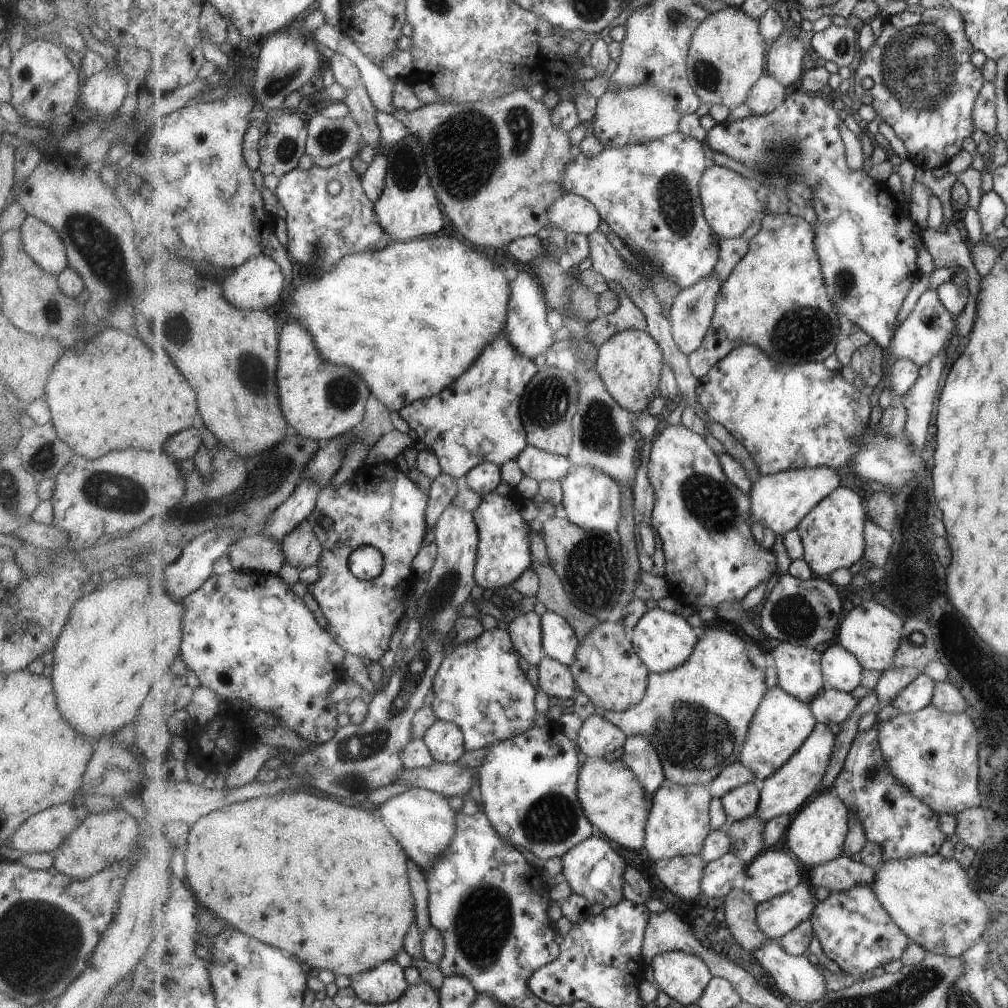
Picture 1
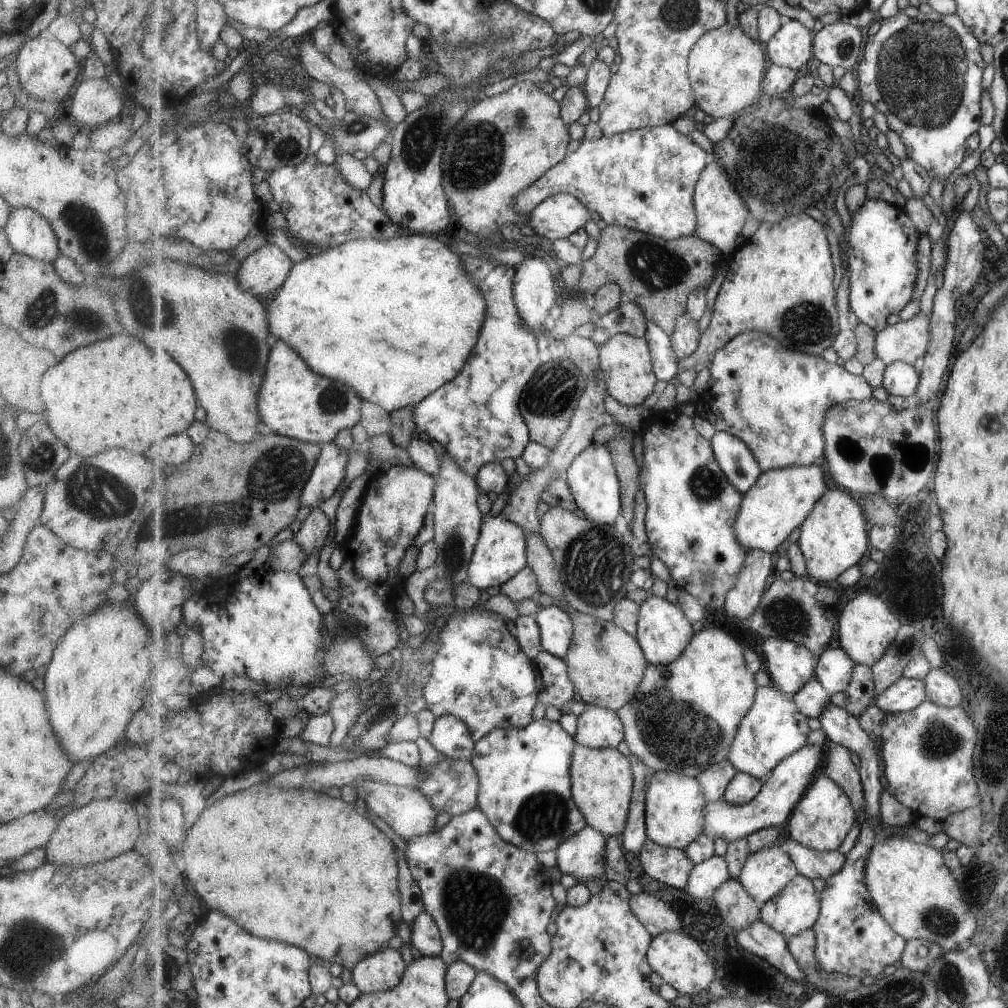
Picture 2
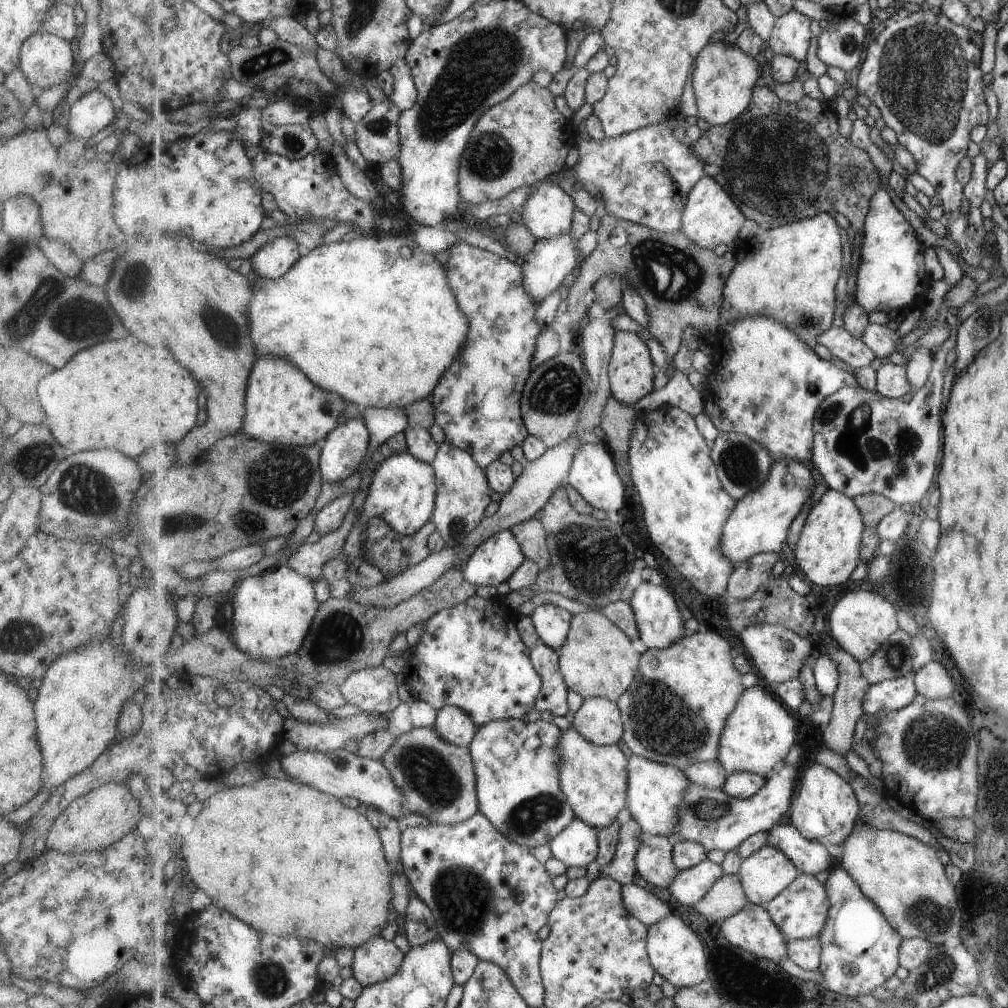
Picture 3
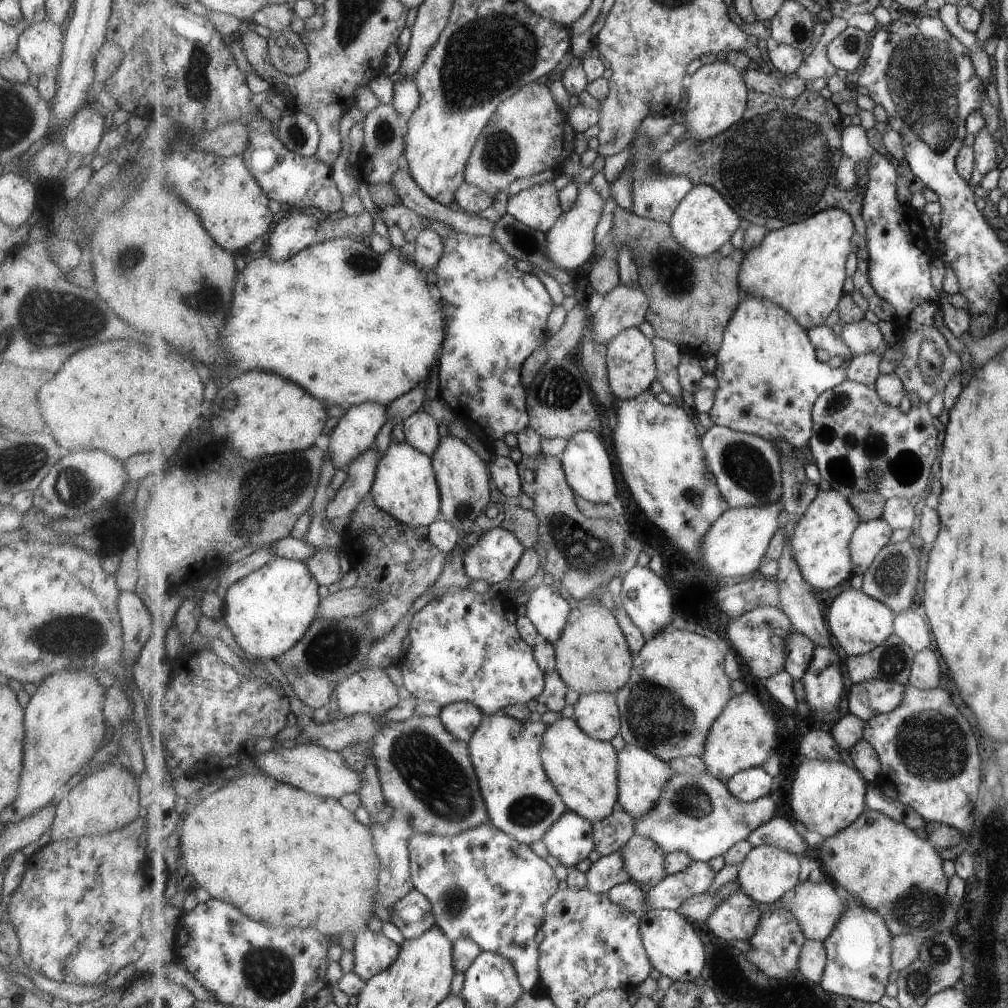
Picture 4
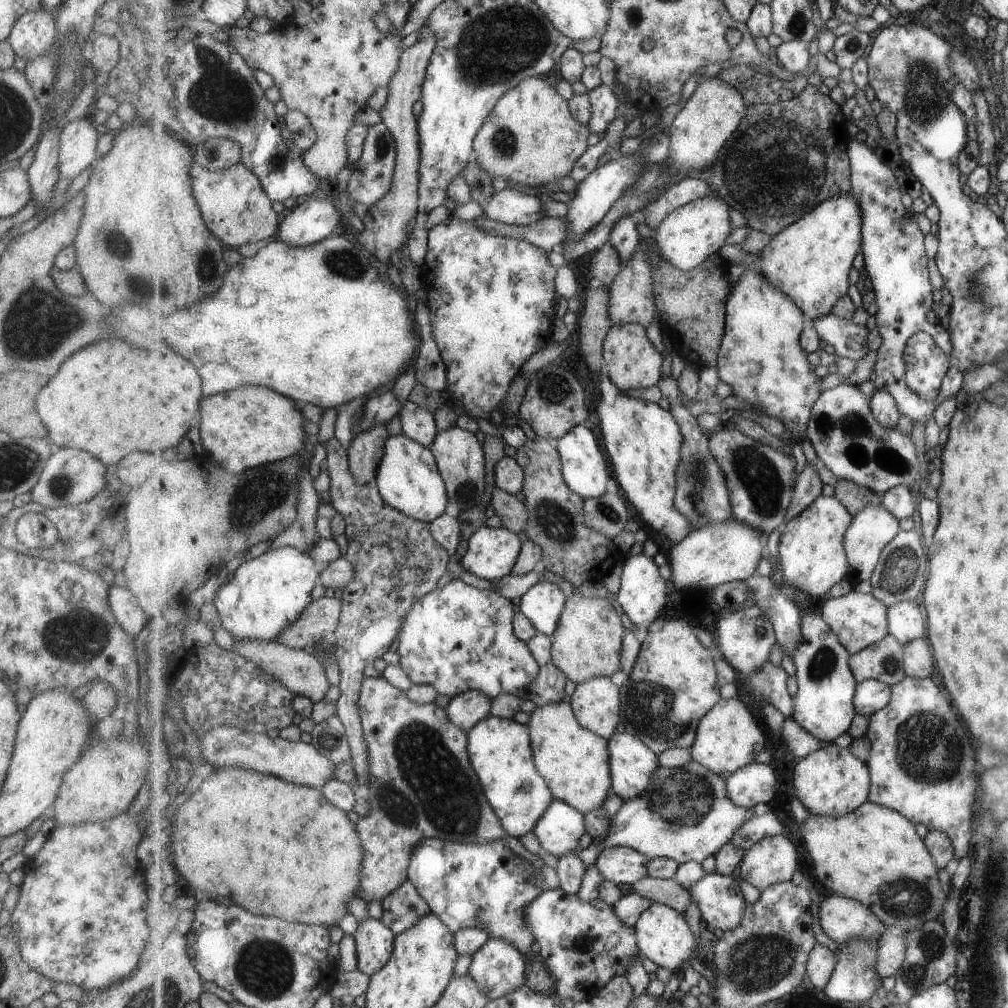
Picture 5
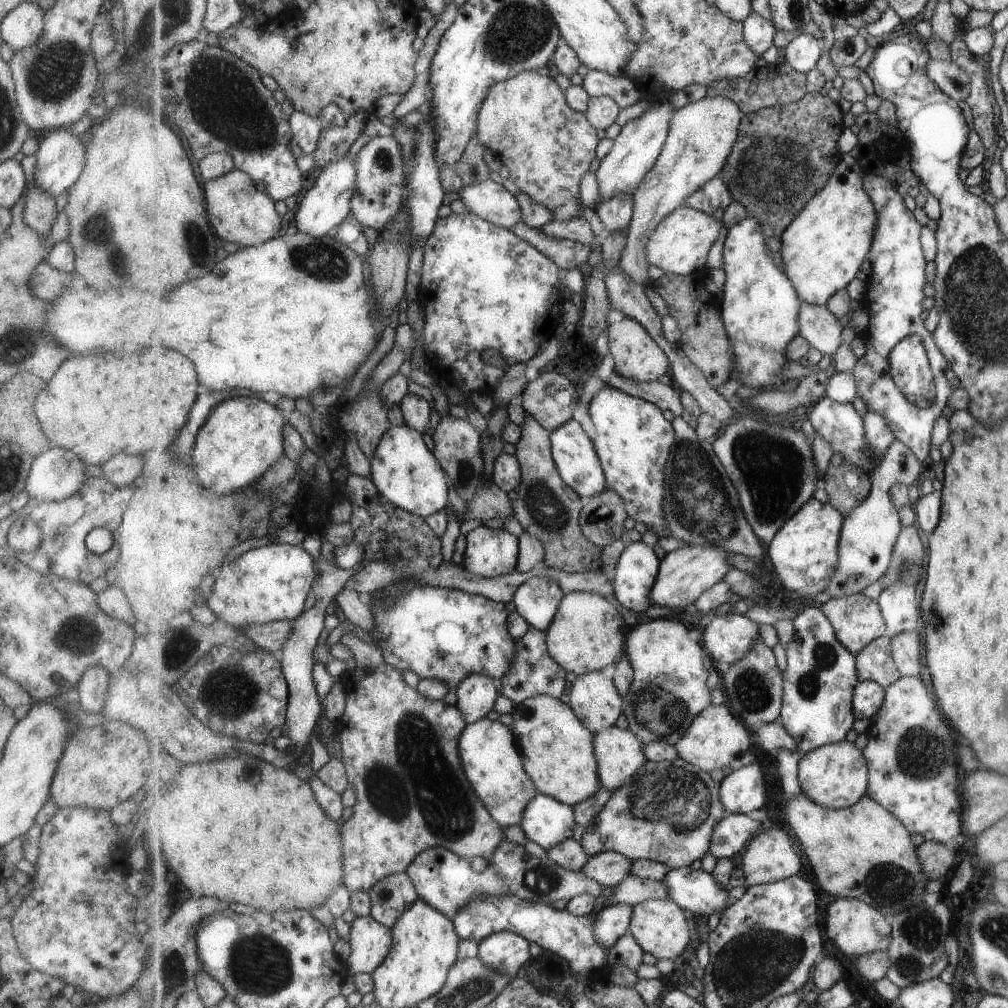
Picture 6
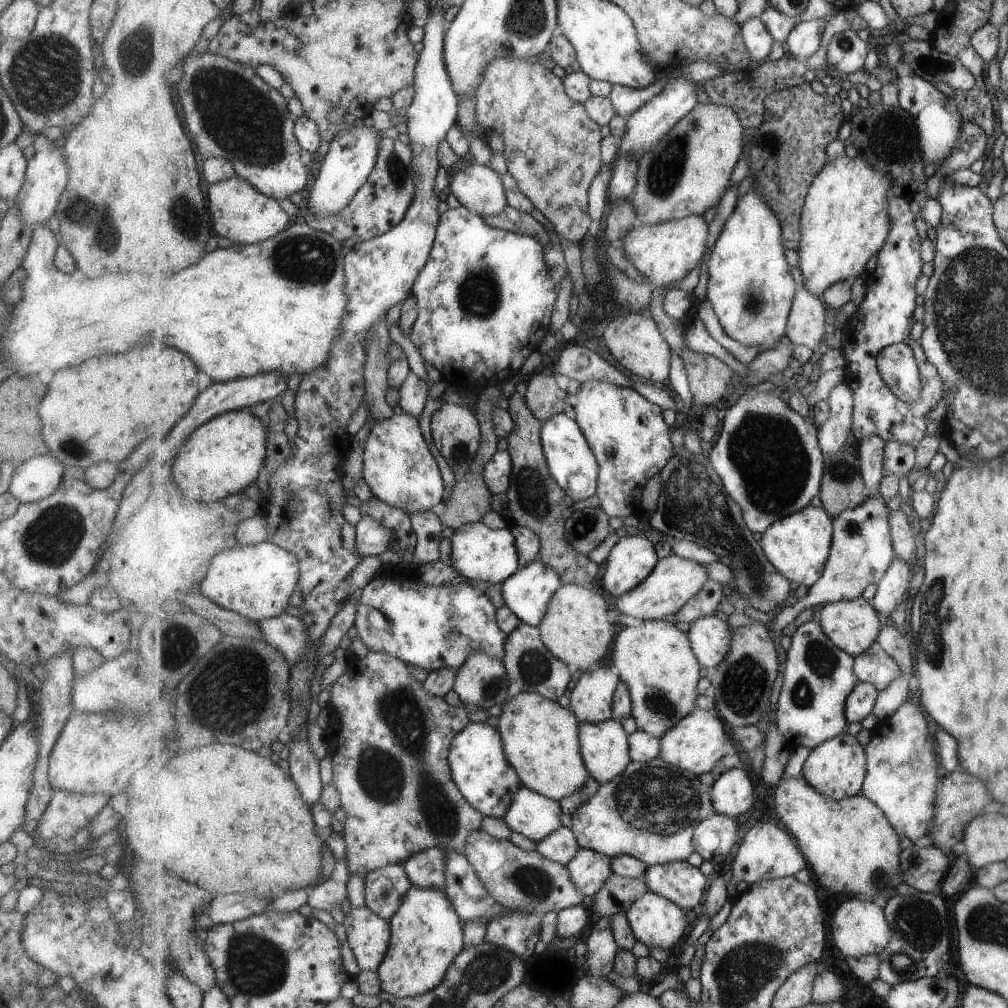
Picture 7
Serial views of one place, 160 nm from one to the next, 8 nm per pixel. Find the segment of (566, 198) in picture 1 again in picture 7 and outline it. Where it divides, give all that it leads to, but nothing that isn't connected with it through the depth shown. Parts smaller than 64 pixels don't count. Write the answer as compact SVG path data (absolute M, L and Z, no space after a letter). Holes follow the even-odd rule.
M469 162L463 170L449 174L450 190L474 213L482 217L496 217L508 205L501 174L484 165Z

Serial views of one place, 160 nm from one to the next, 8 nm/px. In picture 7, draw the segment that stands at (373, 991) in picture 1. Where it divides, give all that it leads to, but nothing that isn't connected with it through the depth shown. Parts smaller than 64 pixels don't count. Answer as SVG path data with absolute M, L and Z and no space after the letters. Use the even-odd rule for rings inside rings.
M352 906L343 926L348 944L361 971L377 971L388 956L392 926L368 906Z

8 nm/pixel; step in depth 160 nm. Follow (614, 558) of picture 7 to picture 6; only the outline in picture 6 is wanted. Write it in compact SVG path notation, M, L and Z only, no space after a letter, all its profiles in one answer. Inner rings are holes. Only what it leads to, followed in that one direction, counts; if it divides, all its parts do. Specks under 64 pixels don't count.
M632 542L622 551L618 563L612 572L614 582L613 599L620 608L635 612L639 620L646 620L645 612L653 605L651 592L660 574L662 560L659 560L653 546L647 546L643 542Z

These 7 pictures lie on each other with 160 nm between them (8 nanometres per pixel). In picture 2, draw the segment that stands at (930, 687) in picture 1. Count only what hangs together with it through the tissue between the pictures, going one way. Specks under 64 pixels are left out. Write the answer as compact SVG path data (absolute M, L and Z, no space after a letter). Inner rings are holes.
M901 677L885 692L875 698L875 707L881 713L908 713L928 699L925 680Z

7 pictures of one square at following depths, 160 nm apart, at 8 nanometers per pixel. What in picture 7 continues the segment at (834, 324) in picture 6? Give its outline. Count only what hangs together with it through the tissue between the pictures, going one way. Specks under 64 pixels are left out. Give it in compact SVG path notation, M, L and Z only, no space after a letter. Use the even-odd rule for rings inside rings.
M799 286L788 322L787 336L791 342L803 344L815 354L825 348L826 305L822 297Z

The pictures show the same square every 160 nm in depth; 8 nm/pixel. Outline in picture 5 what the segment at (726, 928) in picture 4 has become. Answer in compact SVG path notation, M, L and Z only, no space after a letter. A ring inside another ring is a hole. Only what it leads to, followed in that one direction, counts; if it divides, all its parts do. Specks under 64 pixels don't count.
M715 871L694 884L690 889L701 916L711 929L736 929L744 920L748 903L741 892L739 881L733 876Z

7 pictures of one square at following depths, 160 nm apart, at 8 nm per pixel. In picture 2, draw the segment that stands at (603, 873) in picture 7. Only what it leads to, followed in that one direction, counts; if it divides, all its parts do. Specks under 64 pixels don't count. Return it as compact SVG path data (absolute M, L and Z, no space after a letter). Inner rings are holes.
M649 839L637 855L651 878L684 891L688 888L695 864L685 851L661 846Z

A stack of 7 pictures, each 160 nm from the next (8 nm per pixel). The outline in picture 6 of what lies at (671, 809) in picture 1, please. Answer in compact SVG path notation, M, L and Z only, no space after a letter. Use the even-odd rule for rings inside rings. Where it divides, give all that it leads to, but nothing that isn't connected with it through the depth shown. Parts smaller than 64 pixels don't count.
M617 726L595 734L593 750L602 786L619 790L648 762L643 752L643 742L629 729Z

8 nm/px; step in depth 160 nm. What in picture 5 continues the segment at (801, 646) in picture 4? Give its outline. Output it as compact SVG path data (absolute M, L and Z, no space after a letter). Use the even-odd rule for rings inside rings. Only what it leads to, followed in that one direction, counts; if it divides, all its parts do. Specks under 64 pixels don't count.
M755 574L745 582L750 586L755 604L762 606L768 612L770 620L776 628L776 637L781 650L788 652L789 656L792 657L802 641L803 610L782 591L781 587L774 585L771 577Z

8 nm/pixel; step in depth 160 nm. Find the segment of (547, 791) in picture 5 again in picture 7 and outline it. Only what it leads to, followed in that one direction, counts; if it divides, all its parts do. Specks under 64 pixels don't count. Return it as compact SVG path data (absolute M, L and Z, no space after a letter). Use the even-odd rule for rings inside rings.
M485 721L469 723L452 742L448 761L465 798L486 817L504 819L523 784L518 770L509 762L499 730Z

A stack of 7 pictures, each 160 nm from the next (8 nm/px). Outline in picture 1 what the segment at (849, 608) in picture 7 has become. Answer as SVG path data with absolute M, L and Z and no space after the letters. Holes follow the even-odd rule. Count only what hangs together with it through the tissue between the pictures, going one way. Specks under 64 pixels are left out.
M864 600L854 606L842 620L838 630L838 642L853 653L865 669L887 672L893 668L897 653L900 652L905 623L899 614L888 610L887 606L875 600Z

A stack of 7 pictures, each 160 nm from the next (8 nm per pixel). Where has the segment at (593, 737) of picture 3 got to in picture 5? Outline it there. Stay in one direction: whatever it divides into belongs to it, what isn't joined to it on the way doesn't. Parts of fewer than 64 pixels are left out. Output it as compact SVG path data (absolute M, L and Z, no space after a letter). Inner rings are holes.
M611 677L579 683L571 696L578 721L599 736L610 738L621 722L621 687Z

